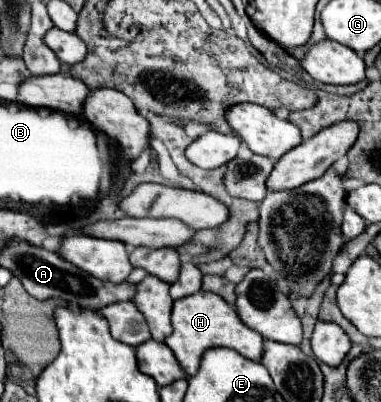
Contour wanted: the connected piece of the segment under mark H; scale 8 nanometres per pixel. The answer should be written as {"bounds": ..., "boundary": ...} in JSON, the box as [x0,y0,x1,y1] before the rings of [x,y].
{"bounds":[166,292,264,376],"boundary":[[[198,292],[198,294],[186,296],[182,300],[176,300],[174,308],[172,308],[172,326],[174,326],[174,332],[166,338],[166,344],[190,376],[194,376],[198,372],[204,350],[210,350],[216,346],[232,348],[248,360],[256,360],[256,362],[262,360],[264,338],[256,330],[248,328],[236,316],[236,310],[226,300],[218,298],[216,294]]]}

